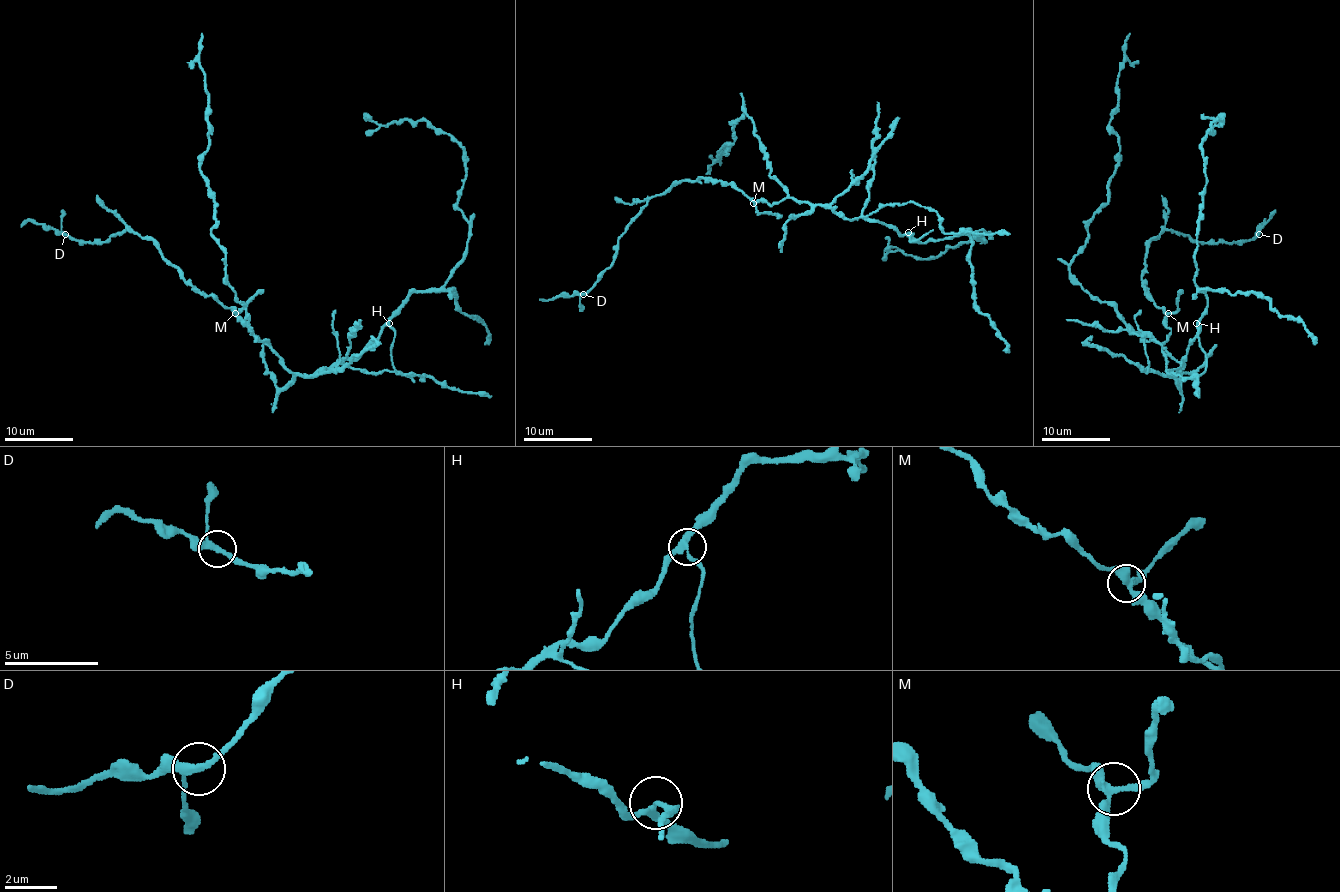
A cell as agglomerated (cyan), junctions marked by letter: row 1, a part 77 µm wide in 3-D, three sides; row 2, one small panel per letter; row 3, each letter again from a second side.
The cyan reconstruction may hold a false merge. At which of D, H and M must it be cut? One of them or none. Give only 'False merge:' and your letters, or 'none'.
False merge: H

